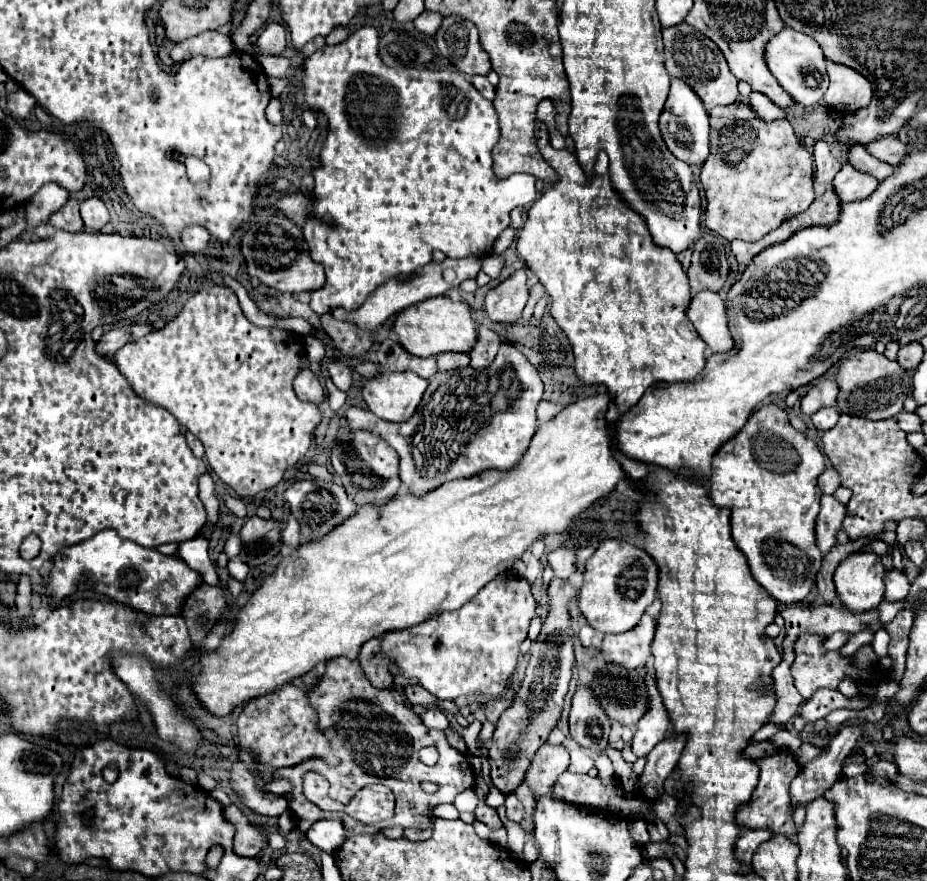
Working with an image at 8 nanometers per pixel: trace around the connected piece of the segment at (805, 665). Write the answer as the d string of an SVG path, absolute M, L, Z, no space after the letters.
M801 634L795 642L795 662L791 666L791 674L795 678L795 688L801 692L805 700L809 700L817 690L821 688L837 688L843 676L851 676L855 680L867 680L867 678L879 678L877 668L875 670L857 670L851 662L853 658L843 658L839 652L829 652L823 648L825 636L817 634Z

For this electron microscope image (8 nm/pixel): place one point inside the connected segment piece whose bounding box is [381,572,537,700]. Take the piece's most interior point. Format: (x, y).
(472, 651)

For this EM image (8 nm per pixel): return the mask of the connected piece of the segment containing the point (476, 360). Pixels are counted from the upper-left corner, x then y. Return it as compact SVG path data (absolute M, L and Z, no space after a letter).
M479 326L479 340L475 344L475 348L469 352L471 358L471 368L487 368L491 366L491 362L495 360L497 348L501 344L499 334L495 334L493 330L489 330L487 326Z

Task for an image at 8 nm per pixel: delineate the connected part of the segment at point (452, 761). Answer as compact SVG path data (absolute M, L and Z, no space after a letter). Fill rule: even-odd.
M349 658L329 660L325 664L323 676L315 682L311 690L307 690L307 700L311 708L317 712L319 730L327 736L331 752L339 758L339 764L329 766L323 758L311 758L307 762L287 768L277 768L273 772L273 780L285 778L293 784L293 790L289 794L289 806L297 818L299 830L307 832L325 814L317 804L309 802L303 796L301 780L303 774L309 770L319 772L329 780L331 784L329 798L339 800L341 804L349 804L349 800L365 784L385 784L387 788L393 790L397 800L391 824L397 824L401 828L415 828L415 826L427 828L423 816L429 814L433 806L445 802L451 804L459 792L475 784L475 776L467 758L461 752L457 752L453 746L449 746L443 730L427 728L423 720L407 704L399 688L391 690L373 688L365 678L357 660ZM425 746L435 746L439 750L439 760L435 766L427 766L419 760L419 750ZM423 780L435 782L437 792L425 794L419 786Z

